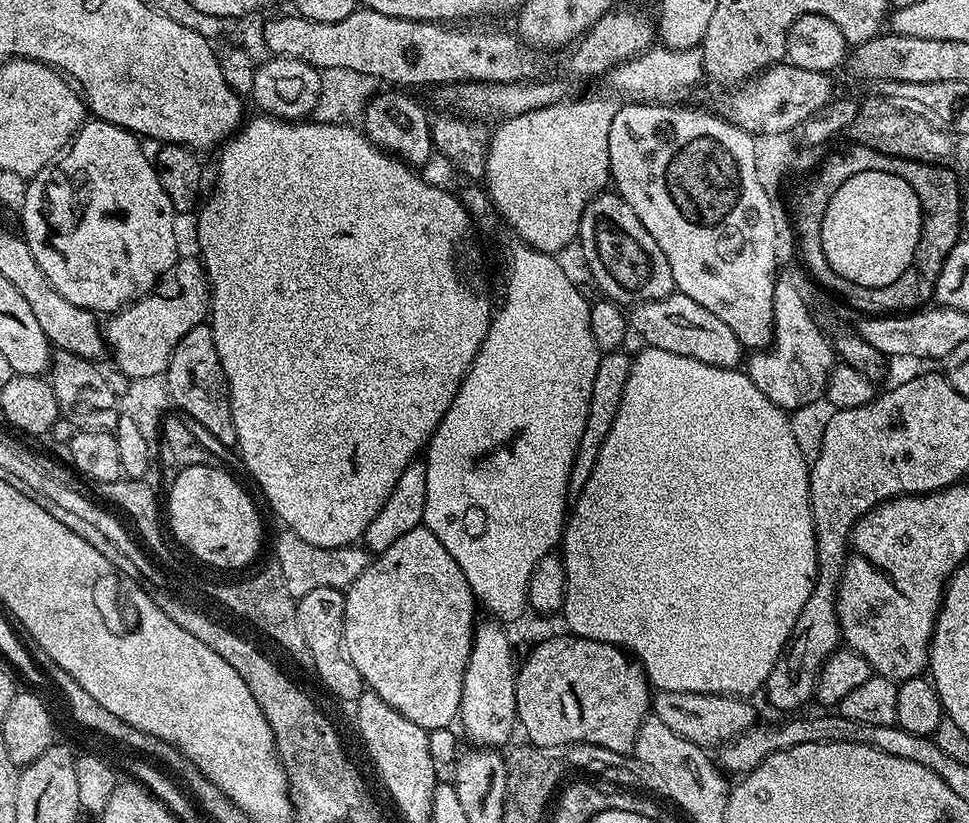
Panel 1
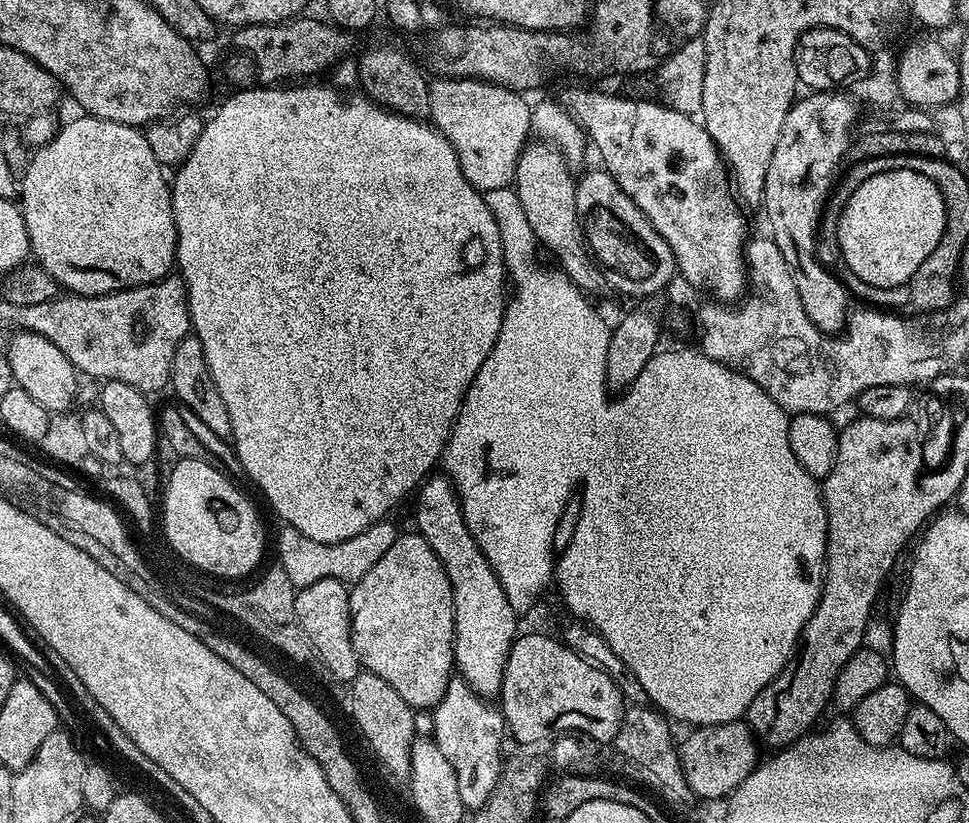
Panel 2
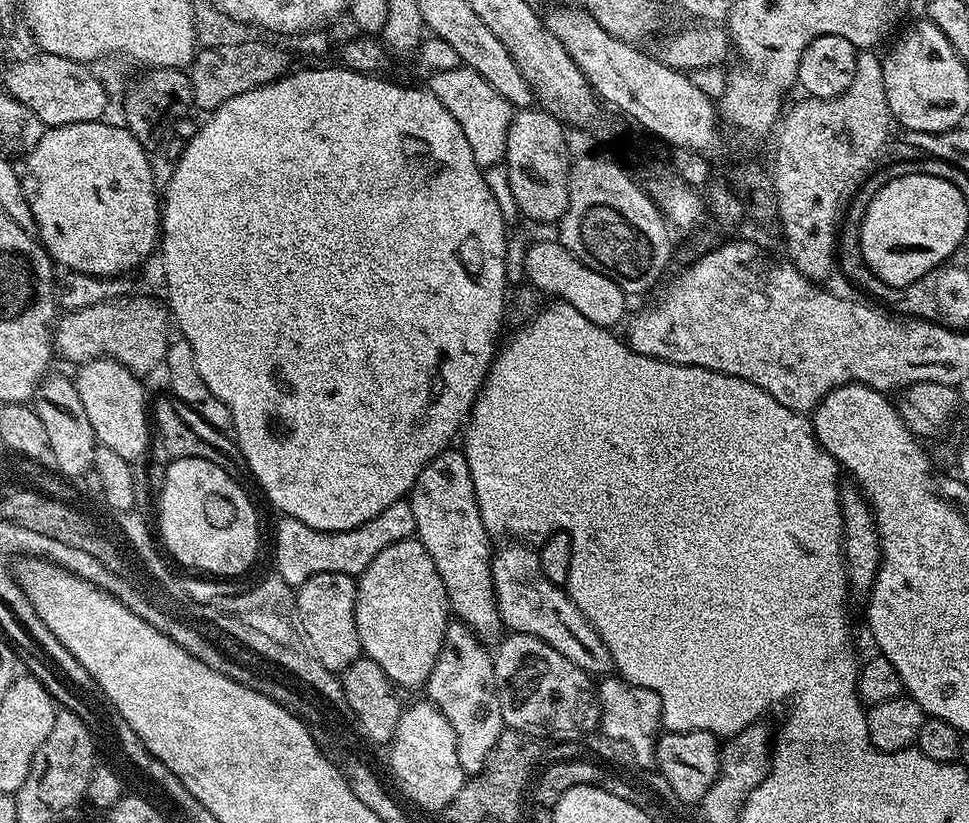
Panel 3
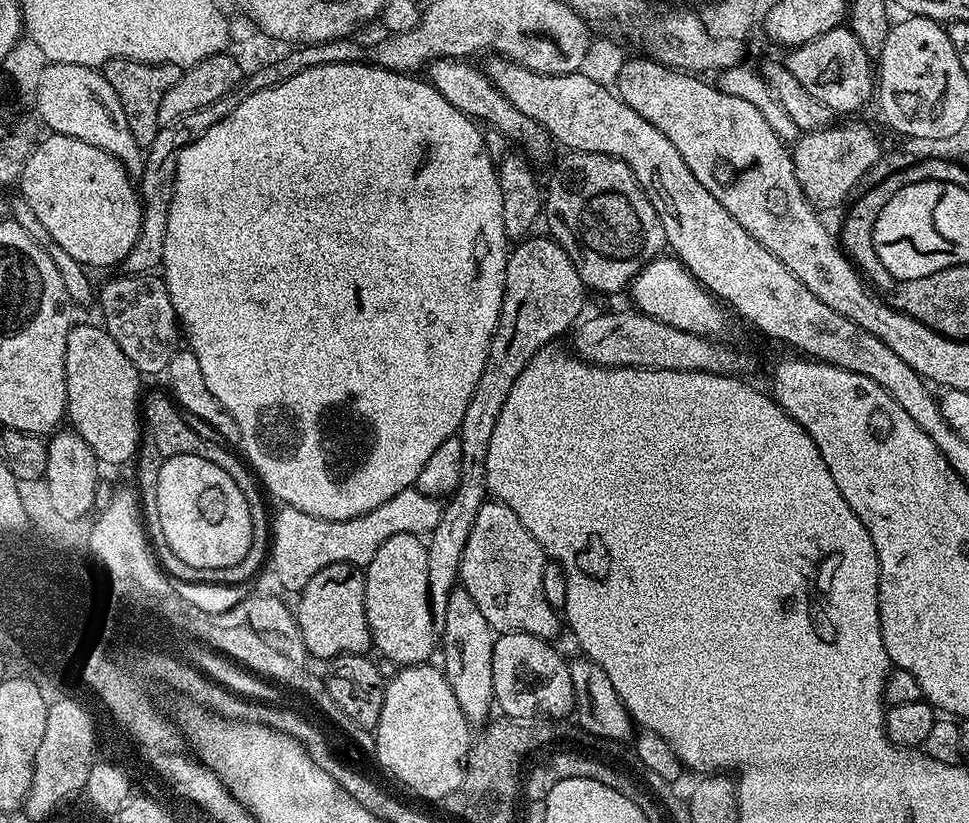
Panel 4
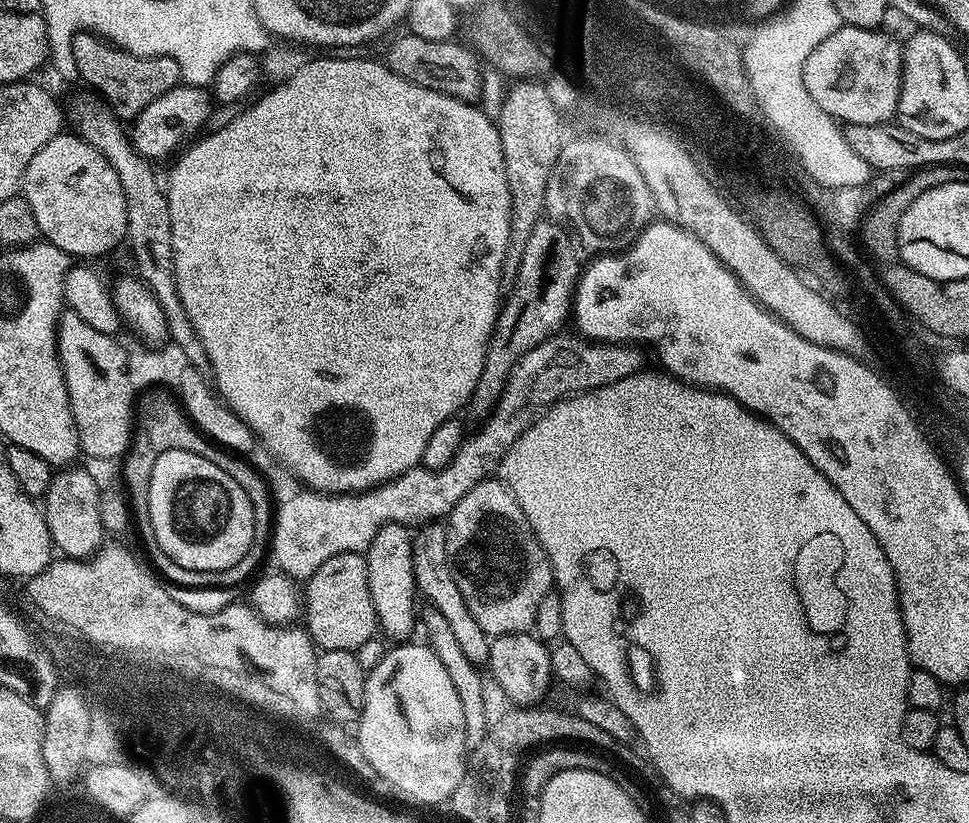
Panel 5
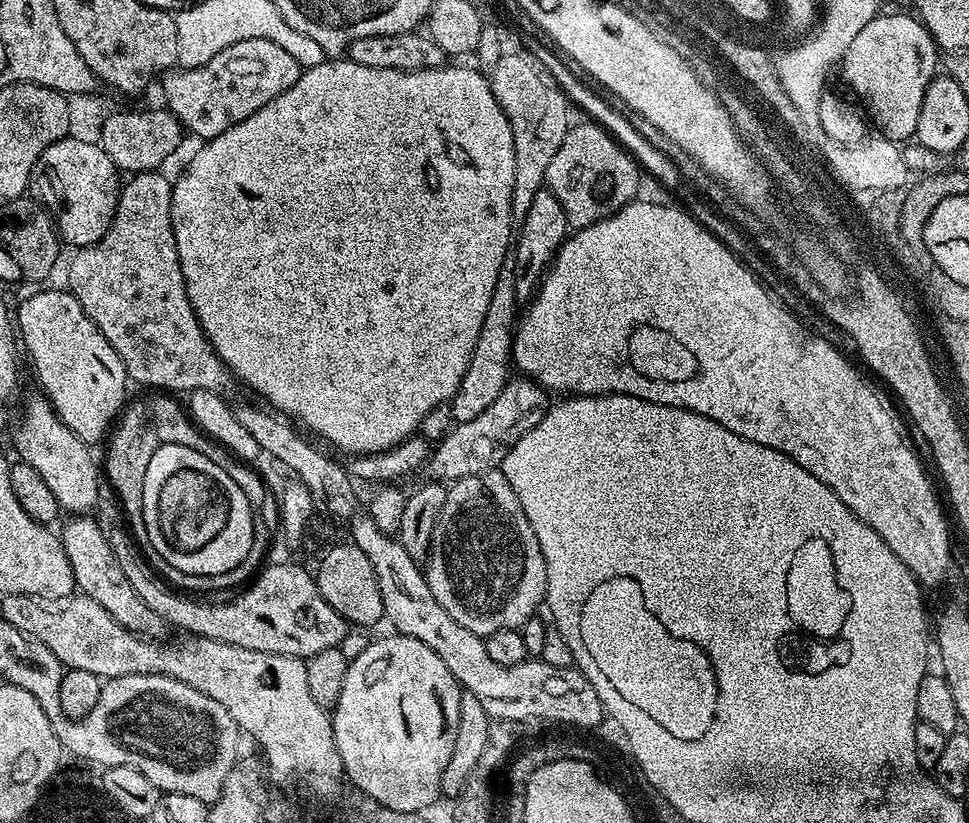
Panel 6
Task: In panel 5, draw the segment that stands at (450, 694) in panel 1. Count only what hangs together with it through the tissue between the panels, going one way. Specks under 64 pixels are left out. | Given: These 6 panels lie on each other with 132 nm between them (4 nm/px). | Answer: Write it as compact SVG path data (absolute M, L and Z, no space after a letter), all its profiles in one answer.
M384 524L374 542L370 542L366 559L368 562L368 581L370 598L374 598L376 622L381 633L393 636L393 641L404 642L409 639L412 627L418 624L418 593L414 566L412 565L413 533L402 524Z

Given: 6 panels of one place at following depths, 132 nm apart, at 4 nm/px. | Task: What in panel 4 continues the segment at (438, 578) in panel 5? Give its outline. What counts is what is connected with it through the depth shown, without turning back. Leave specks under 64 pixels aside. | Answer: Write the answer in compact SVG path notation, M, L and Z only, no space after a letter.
M457 586L450 594L450 602L446 605L446 622L438 642L444 648L444 664L442 671L450 682L450 690L454 690L454 698L458 698L458 706L462 706L462 714L469 725L477 726L489 719L488 711L493 711L492 671L494 670L494 642L497 633L492 631L490 622L478 610L474 598L463 588Z

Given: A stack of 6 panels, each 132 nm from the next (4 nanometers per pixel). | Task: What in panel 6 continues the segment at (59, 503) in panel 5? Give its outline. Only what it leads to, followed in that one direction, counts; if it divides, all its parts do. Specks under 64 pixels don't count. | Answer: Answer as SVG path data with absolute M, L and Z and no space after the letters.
M76 514L68 521L63 521L64 529L59 529L60 545L66 550L66 558L70 562L70 570L76 579L76 588L83 595L94 598L98 606L114 622L118 622L126 630L130 630L136 636L145 638L160 638L166 631L166 625L142 598L138 598L134 586L122 574L122 566L118 566L118 558L114 558L114 550L110 550L110 542L106 538L104 529L100 527L99 519L88 514Z

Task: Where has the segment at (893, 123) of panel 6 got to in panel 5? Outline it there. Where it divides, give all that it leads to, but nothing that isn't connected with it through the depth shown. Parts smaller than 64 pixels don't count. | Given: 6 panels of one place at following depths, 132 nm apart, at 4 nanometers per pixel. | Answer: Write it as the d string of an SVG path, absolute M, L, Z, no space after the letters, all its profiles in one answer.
M844 24L826 42L820 42L804 63L804 81L810 98L837 122L870 126L889 123L896 116L904 50L901 41L884 31Z

